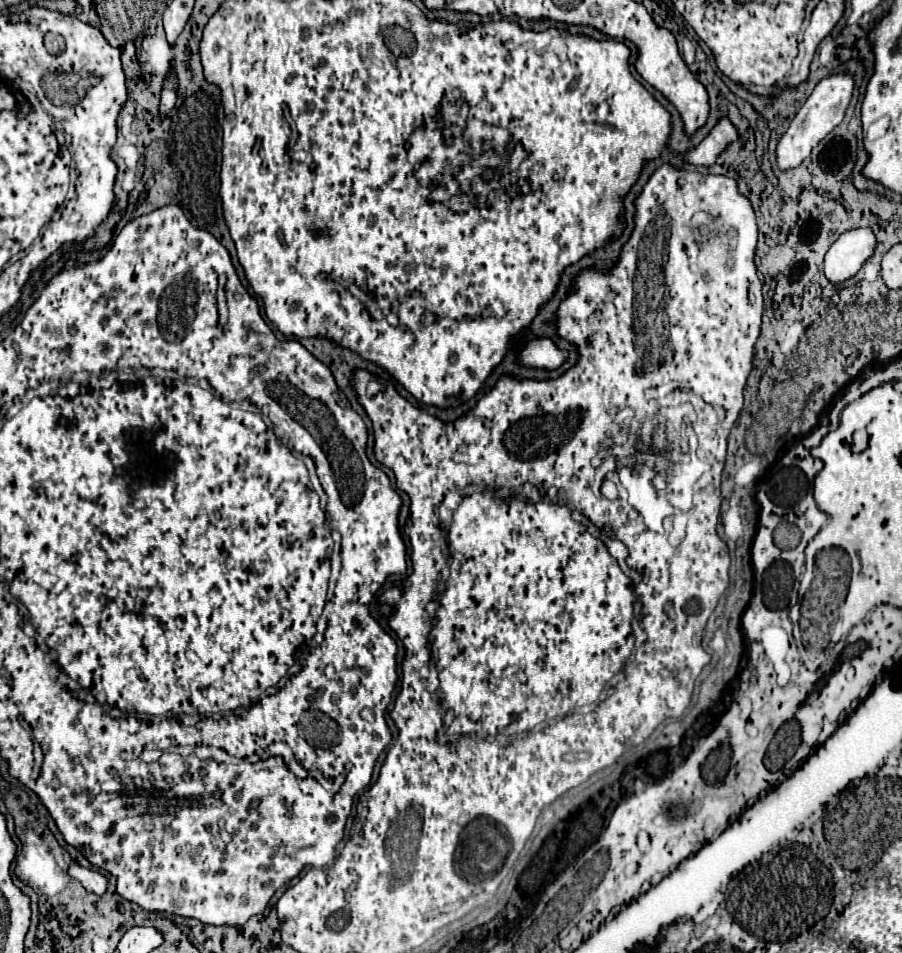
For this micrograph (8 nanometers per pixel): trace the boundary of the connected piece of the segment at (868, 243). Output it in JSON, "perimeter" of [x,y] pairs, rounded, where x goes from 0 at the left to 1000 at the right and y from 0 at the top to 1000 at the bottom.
{"perimeter":[[[966,240],[937,242],[915,268],[915,291],[924,301],[950,289],[970,263],[970,247]]]}

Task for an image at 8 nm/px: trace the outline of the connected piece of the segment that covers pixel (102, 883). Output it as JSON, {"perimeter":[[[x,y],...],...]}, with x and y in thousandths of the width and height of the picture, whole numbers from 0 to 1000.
{"perimeter":[[[79,906],[79,908],[76,908],[76,918],[79,918],[81,922],[85,922],[85,924],[88,924],[96,935],[101,935],[101,937],[114,939],[114,937],[119,935],[121,924],[119,924],[119,920],[116,920],[114,916],[110,916],[110,914],[103,914],[103,912],[90,910],[90,908],[85,908],[85,906]]]}

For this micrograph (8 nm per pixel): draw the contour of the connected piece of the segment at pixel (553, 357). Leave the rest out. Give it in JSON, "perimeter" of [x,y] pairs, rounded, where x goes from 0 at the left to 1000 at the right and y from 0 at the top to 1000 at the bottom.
{"perimeter":[[[609,356],[586,358],[586,362],[578,368],[578,381],[586,385],[604,385],[618,387],[626,379],[629,370],[618,366]]]}

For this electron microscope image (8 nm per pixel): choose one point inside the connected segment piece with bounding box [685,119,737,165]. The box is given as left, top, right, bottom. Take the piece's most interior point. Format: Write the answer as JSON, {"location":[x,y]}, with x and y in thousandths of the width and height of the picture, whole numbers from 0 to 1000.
{"location":[802,140]}

